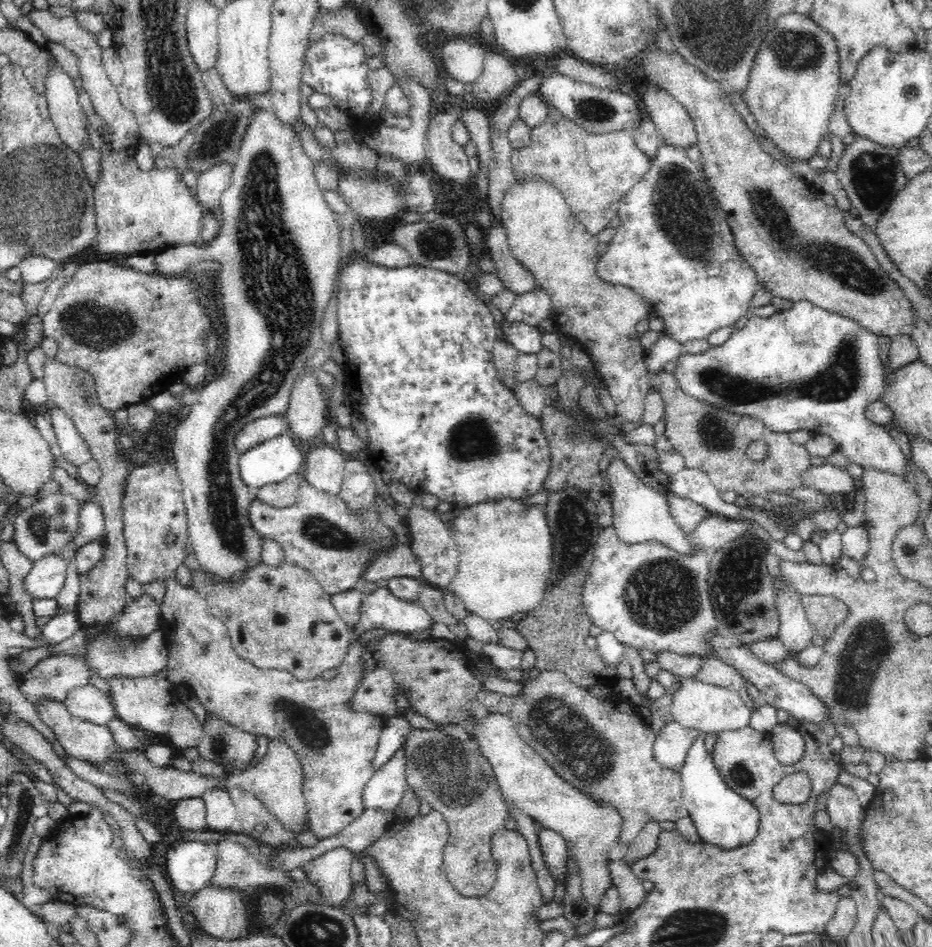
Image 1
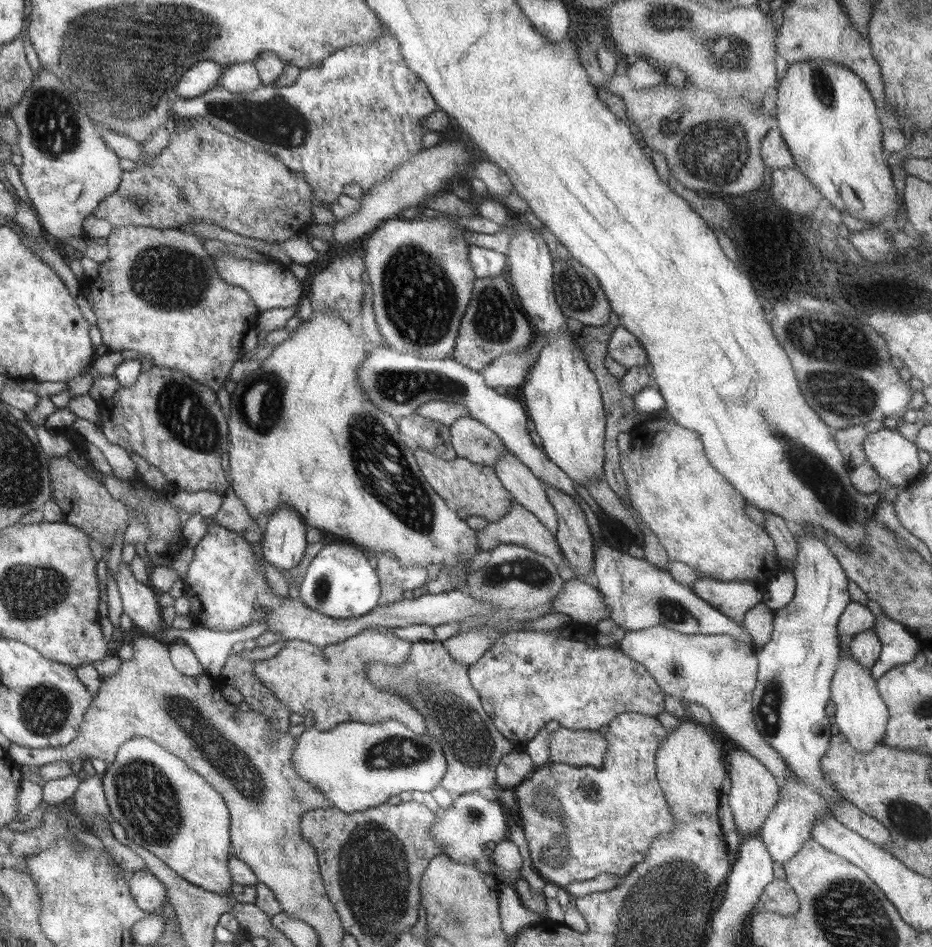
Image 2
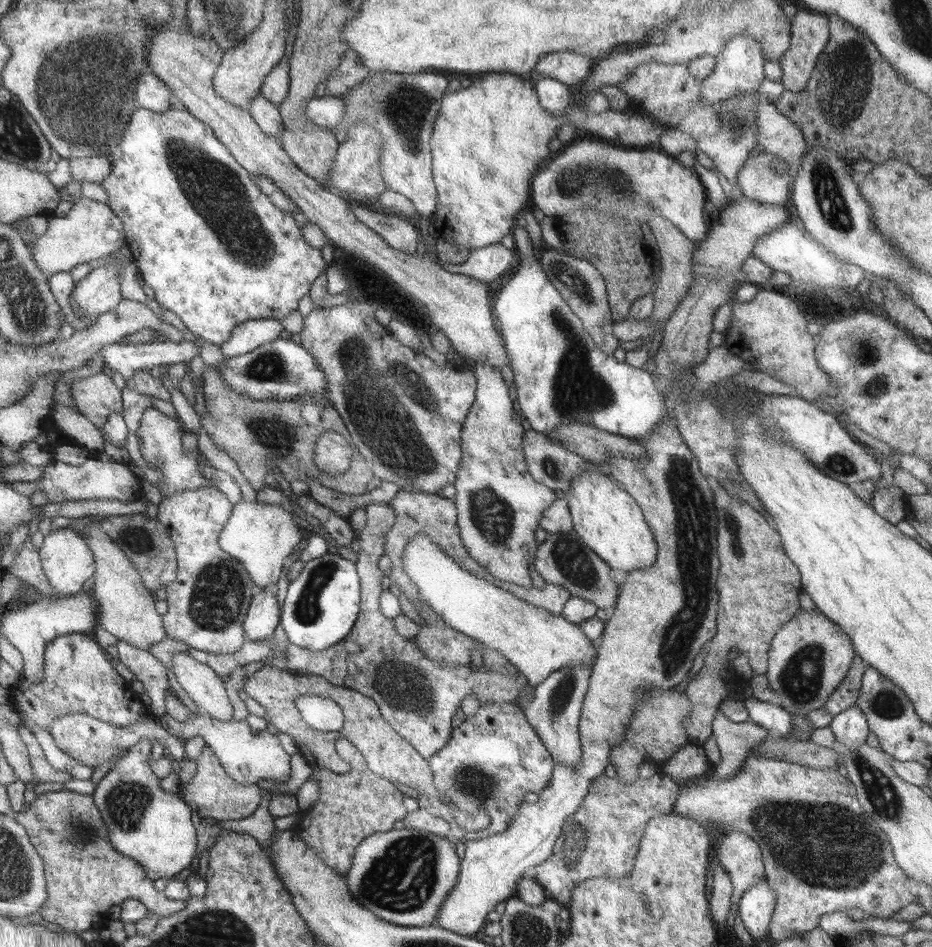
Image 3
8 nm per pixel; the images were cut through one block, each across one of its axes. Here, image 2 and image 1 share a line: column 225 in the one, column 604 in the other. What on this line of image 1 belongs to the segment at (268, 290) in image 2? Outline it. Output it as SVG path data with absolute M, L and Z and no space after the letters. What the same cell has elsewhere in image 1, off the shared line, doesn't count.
M660 144L650 172L620 198L618 216L622 224L608 244L606 254L598 260L600 280L638 292L650 306L652 316L662 318L666 324L664 330L680 344L690 340L708 340L716 330L736 326L746 318L748 310L752 310L750 302L756 290L762 288L754 268L736 248L734 232L720 210L714 188L708 184L700 162L694 164L686 156L688 154L678 146Z

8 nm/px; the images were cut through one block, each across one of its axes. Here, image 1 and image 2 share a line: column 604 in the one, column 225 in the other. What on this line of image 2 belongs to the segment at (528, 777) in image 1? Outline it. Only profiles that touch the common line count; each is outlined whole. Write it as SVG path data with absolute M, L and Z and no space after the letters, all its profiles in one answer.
M133 738L121 744L115 762L107 766L107 772L103 774L103 788L107 788L107 804L111 804L111 818L125 830L127 838L133 844L149 850L151 856L171 868L171 872L175 872L185 882L219 896L229 896L233 886L229 866L231 856L227 852L231 846L231 814L223 796L215 788L211 788L211 784L207 784L177 756L169 754L153 740Z

